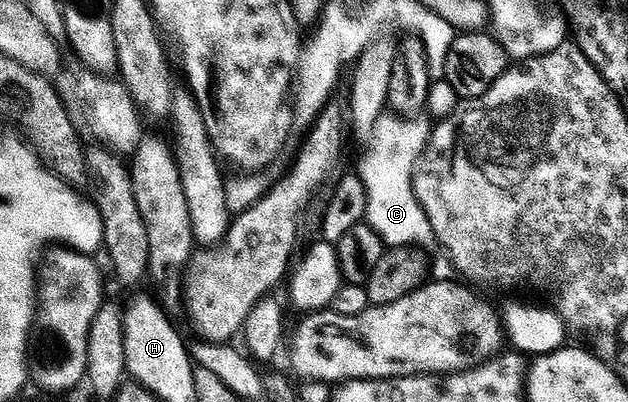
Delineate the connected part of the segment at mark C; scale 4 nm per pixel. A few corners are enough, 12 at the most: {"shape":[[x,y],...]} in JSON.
{"shape":[[381,115],[359,175],[367,224],[389,247],[433,228],[413,190],[421,119]]}

